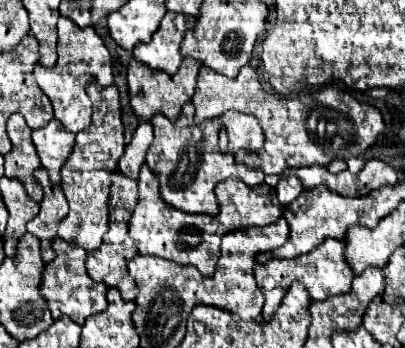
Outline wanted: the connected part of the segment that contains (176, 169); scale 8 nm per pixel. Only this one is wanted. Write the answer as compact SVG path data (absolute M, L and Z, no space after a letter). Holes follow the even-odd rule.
M191 102L183 106L179 120L171 122L167 116L155 114L151 118L151 124L155 128L155 140L147 152L147 164L157 174L159 184L161 184L161 194L163 194L163 200L167 200L167 204L171 204L183 212L191 212L191 214L199 214L199 212L215 214L217 198L215 198L213 188L219 182L223 182L227 178L239 178L249 186L263 184L263 178L265 178L263 172L233 164L235 148L253 150L253 148L259 148L259 144L263 142L263 134L261 134L263 130L253 116L241 114L241 132L239 132L239 120L237 120L237 142L231 142L233 148L227 154L223 154L217 146L219 124L215 120L203 122L203 124L193 124L193 104ZM239 134L241 134L241 142L239 142ZM253 134L255 134L255 142L257 142L255 146L253 146Z

